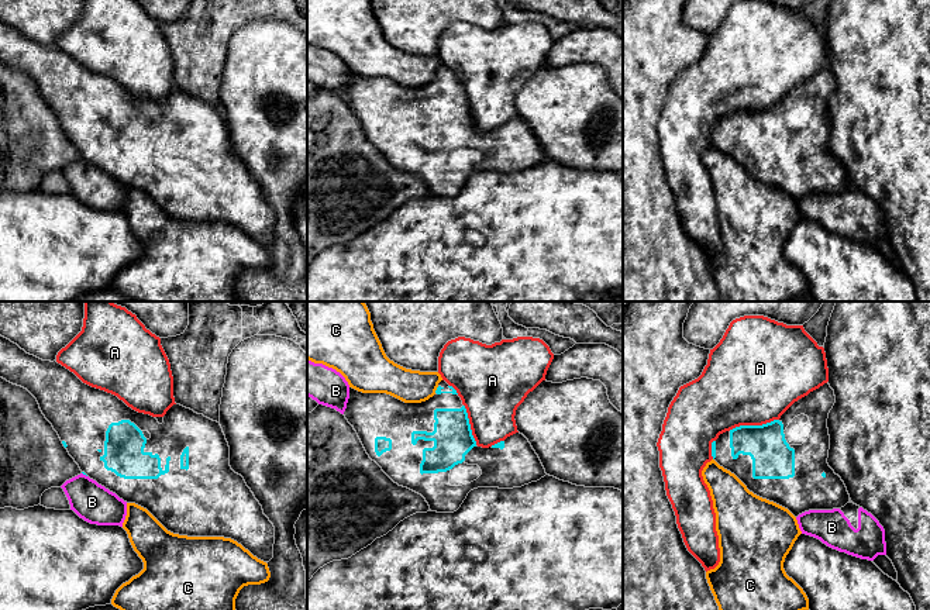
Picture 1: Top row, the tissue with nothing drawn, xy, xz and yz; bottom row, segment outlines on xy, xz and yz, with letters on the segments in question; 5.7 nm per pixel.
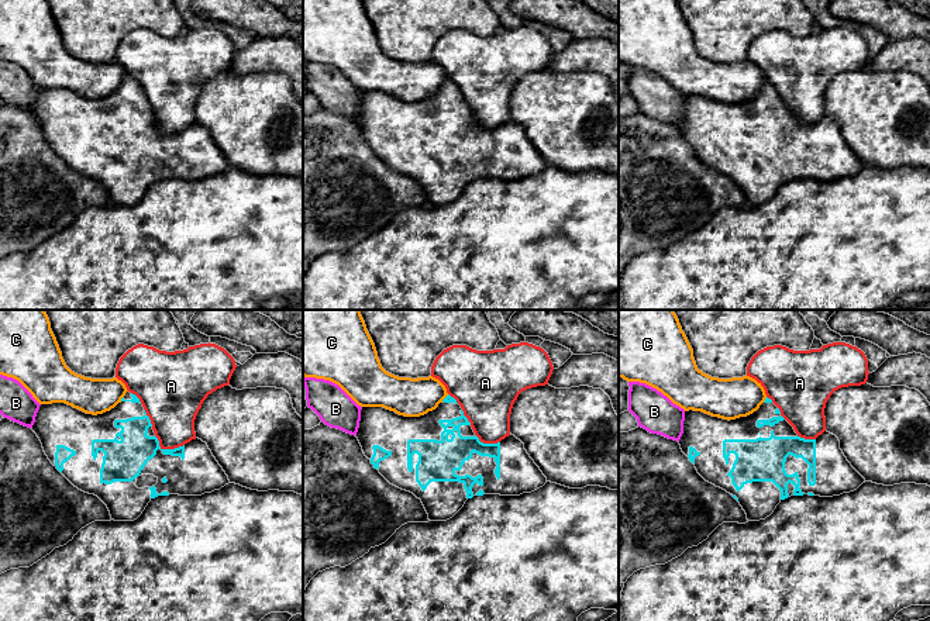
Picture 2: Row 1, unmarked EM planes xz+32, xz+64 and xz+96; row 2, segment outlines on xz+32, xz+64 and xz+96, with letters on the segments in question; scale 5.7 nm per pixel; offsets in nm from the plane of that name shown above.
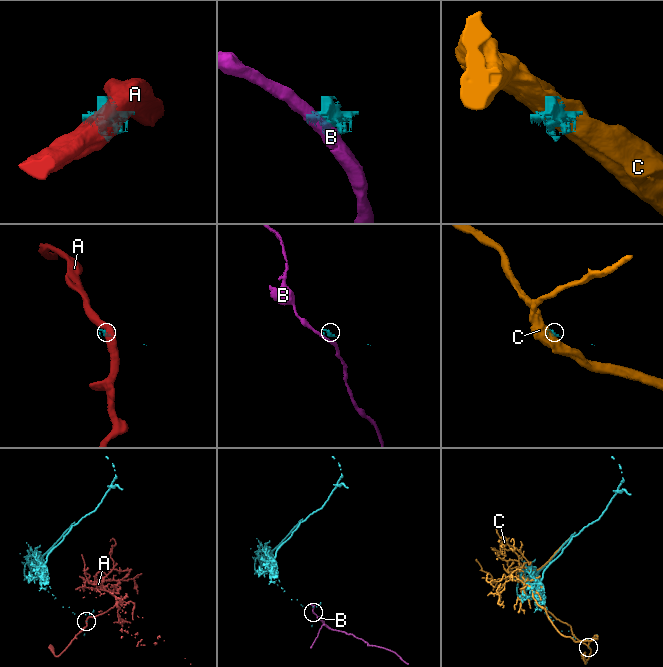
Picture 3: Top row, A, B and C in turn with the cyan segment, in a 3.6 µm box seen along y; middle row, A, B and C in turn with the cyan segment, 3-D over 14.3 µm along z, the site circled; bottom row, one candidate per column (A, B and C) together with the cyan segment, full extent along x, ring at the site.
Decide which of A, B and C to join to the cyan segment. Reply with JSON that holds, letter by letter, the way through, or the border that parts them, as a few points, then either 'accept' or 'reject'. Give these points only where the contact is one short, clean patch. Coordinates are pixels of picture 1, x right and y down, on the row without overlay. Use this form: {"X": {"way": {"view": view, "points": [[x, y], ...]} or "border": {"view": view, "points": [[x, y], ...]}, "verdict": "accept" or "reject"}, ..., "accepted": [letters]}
{"A": {"verdict": "reject"}, "B": {"border": {"view": "xy", "points": [[82, 157], [86, 161]]}, "verdict": "reject"}, "C": {"border": {"view": "xz", "points": [[438, 71], [434, 76]]}, "verdict": "reject"}, "accepted": []}

